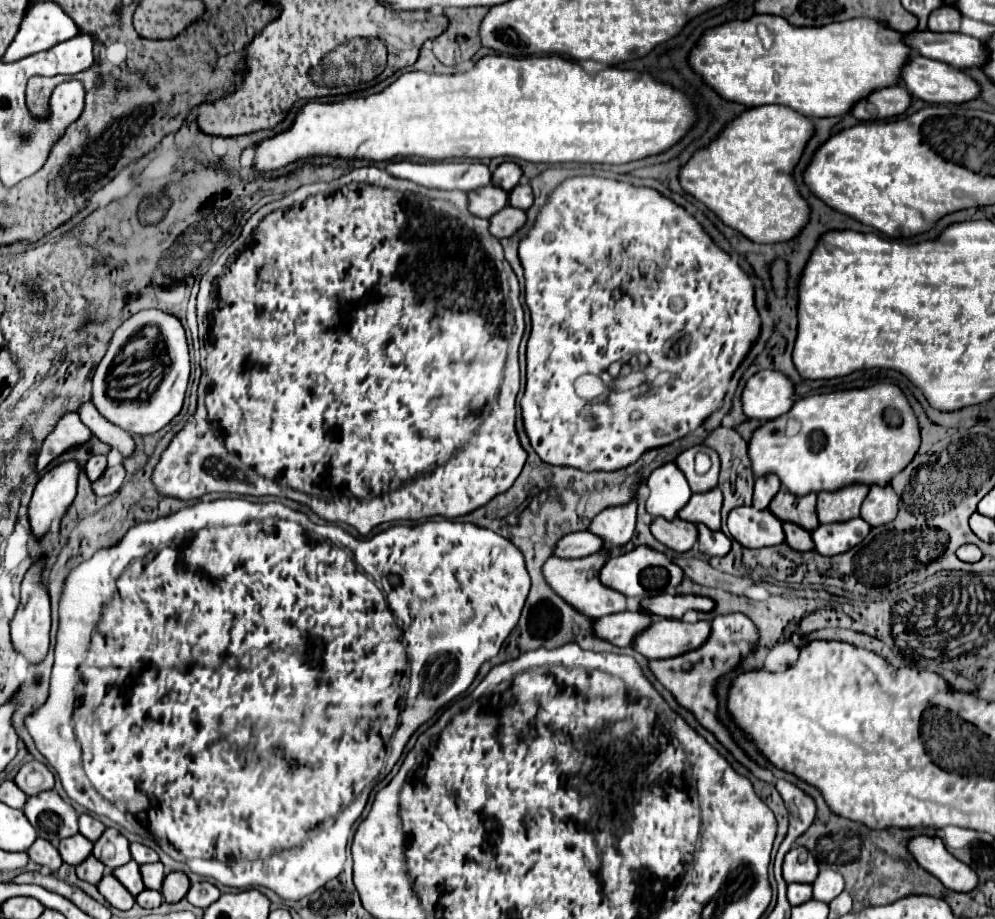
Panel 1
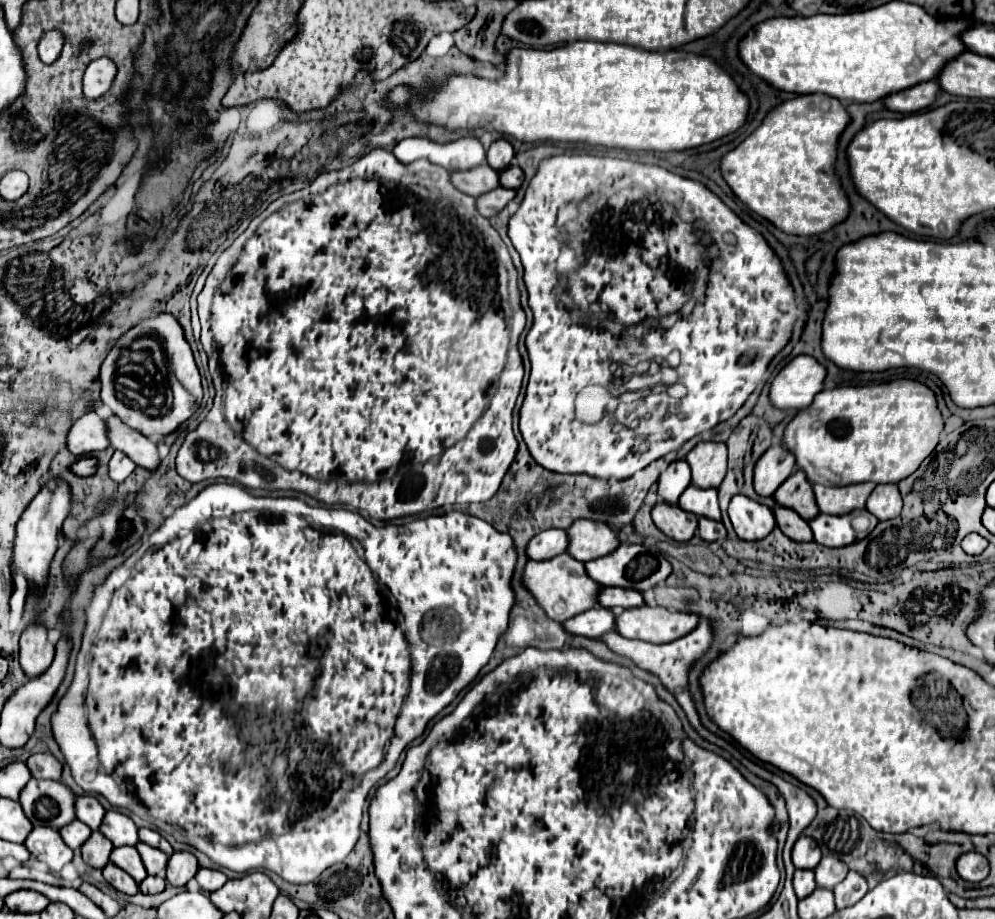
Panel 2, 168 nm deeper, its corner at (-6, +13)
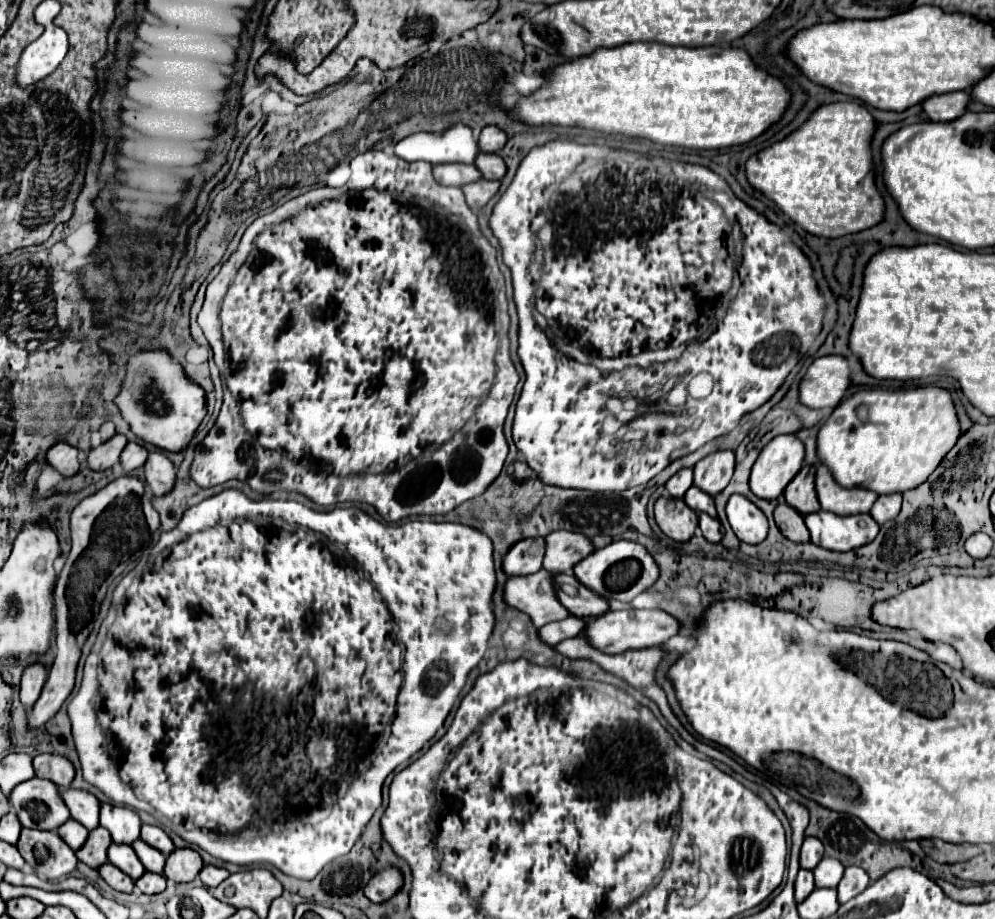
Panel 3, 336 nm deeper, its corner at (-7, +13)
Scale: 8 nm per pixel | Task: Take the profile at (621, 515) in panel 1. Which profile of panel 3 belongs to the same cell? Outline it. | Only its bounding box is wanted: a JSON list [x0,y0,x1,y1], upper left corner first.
[542,531,594,573]

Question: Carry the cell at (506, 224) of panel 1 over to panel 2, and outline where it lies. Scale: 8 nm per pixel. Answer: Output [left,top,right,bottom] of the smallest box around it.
[477,187,515,217]

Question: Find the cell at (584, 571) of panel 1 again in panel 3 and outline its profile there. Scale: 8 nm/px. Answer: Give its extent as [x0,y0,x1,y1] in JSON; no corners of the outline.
[504,571,566,629]

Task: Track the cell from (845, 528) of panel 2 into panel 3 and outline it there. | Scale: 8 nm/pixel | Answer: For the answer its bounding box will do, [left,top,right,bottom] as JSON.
[804,511,880,551]

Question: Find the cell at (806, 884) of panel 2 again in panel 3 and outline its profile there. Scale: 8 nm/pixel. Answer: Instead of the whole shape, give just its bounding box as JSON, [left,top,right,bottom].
[794,869,816,903]

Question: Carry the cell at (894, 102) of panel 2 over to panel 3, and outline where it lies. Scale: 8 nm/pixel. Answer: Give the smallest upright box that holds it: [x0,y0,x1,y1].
[922,91,972,123]

